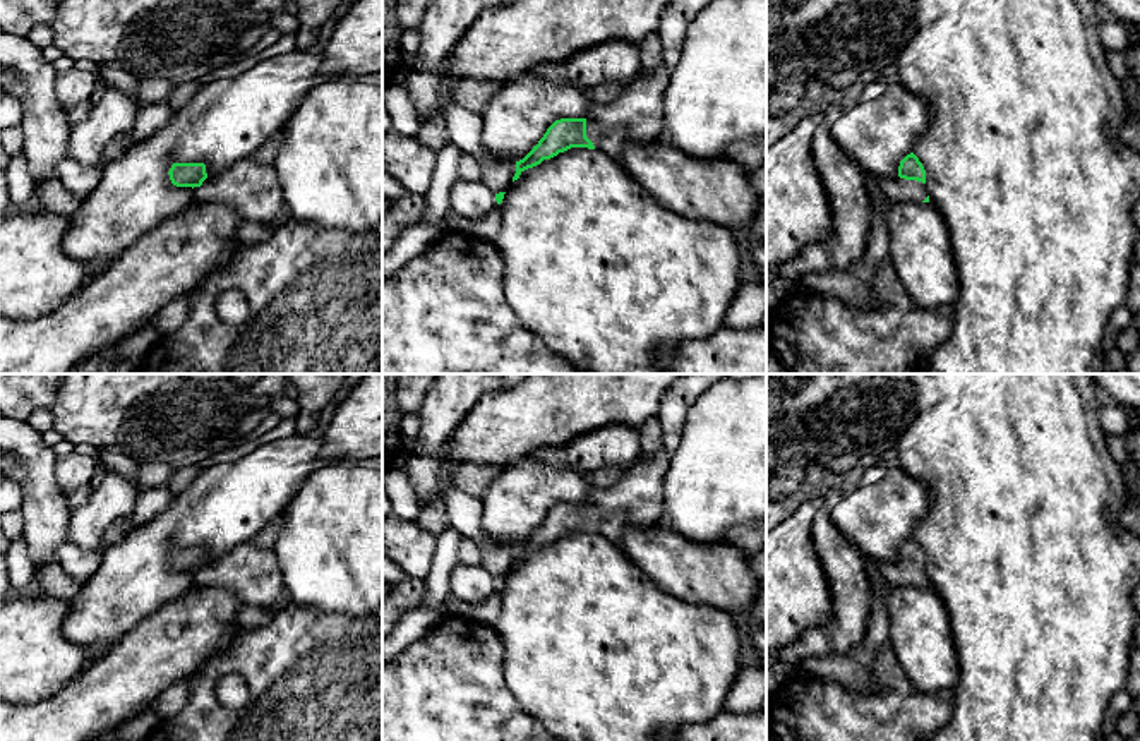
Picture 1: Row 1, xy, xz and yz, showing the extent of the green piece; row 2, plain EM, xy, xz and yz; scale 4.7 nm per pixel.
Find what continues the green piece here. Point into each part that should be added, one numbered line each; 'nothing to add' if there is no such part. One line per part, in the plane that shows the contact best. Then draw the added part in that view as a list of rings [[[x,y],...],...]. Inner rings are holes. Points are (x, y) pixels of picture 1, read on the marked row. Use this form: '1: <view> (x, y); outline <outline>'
1: xz (638, 114); outline [[[660,63],[651,70],[643,69],[614,101],[593,103],[586,115],[586,137],[595,149],[619,158],[633,141],[663,139],[663,94],[669,81],[670,70]]]

